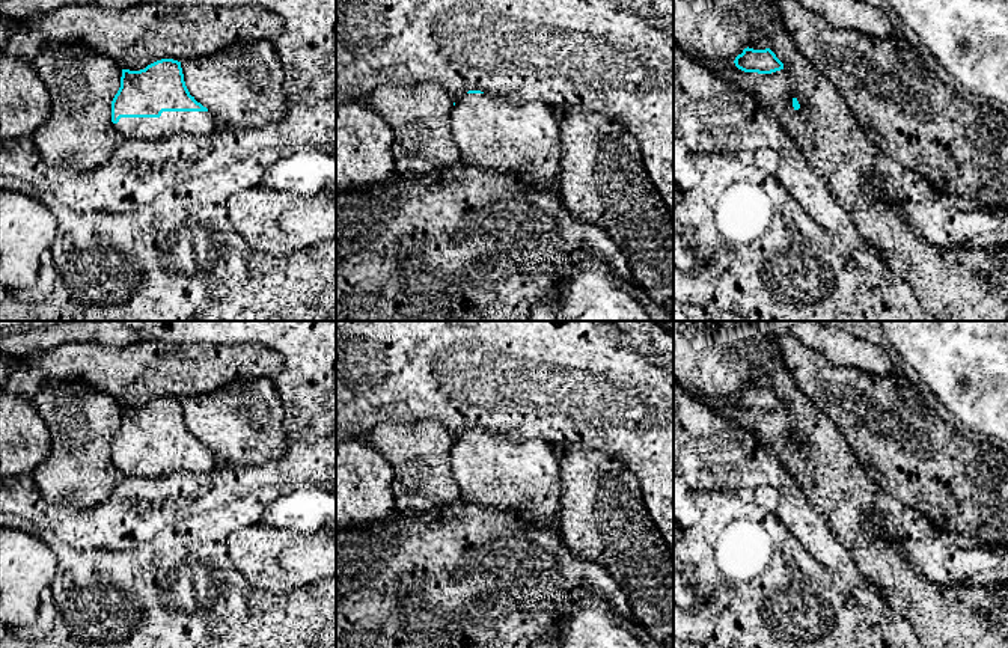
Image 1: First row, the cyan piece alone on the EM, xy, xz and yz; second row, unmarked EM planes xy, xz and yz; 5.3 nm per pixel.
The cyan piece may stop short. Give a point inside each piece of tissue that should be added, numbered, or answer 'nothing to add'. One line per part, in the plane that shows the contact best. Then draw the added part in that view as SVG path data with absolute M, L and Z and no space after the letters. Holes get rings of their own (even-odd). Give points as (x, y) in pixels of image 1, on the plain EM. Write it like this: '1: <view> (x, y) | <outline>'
1: xy (169, 461) | M163 449L160 455L121 455L113 461L125 476L161 478L175 472L208 473L218 466L208 449Z

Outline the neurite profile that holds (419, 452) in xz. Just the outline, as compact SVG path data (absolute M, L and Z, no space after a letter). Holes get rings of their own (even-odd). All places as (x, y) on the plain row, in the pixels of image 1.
M440 420L380 422L368 440L393 469L395 508L419 515L461 502L451 463L454 437Z

